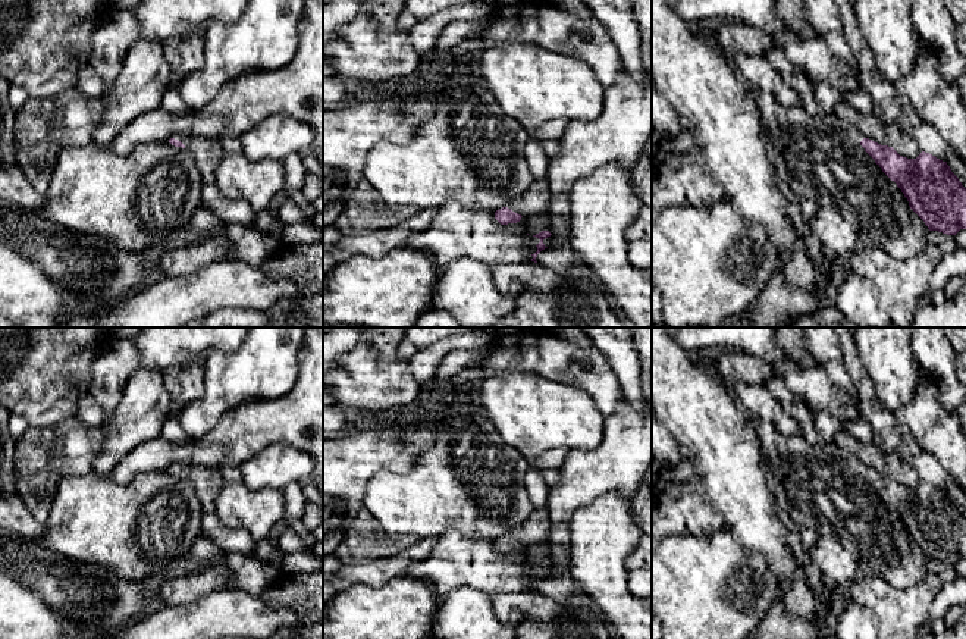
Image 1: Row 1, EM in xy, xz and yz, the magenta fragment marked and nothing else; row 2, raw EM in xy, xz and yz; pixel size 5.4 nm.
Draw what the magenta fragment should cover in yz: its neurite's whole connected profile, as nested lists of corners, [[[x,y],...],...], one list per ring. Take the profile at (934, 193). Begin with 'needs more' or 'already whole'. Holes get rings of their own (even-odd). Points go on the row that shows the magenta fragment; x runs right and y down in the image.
needs more; [[[784,75],[781,79],[796,90],[799,104],[827,126],[847,131],[875,160],[882,172],[897,184],[910,209],[929,231],[956,235],[966,229],[966,188],[947,162],[922,151],[916,159],[900,156],[893,147],[863,138],[856,129],[827,113],[815,100],[813,88],[805,76]]]

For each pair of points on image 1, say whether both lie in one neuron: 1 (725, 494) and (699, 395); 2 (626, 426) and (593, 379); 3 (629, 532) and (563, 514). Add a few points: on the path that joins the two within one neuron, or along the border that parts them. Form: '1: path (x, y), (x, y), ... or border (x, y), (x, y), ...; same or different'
1: path (725, 469), (725, 450), (715, 426), (709, 420); same
2: border (623, 395), (617, 409), (605, 417); different
3: border (599, 497), (580, 507), (567, 525); different

